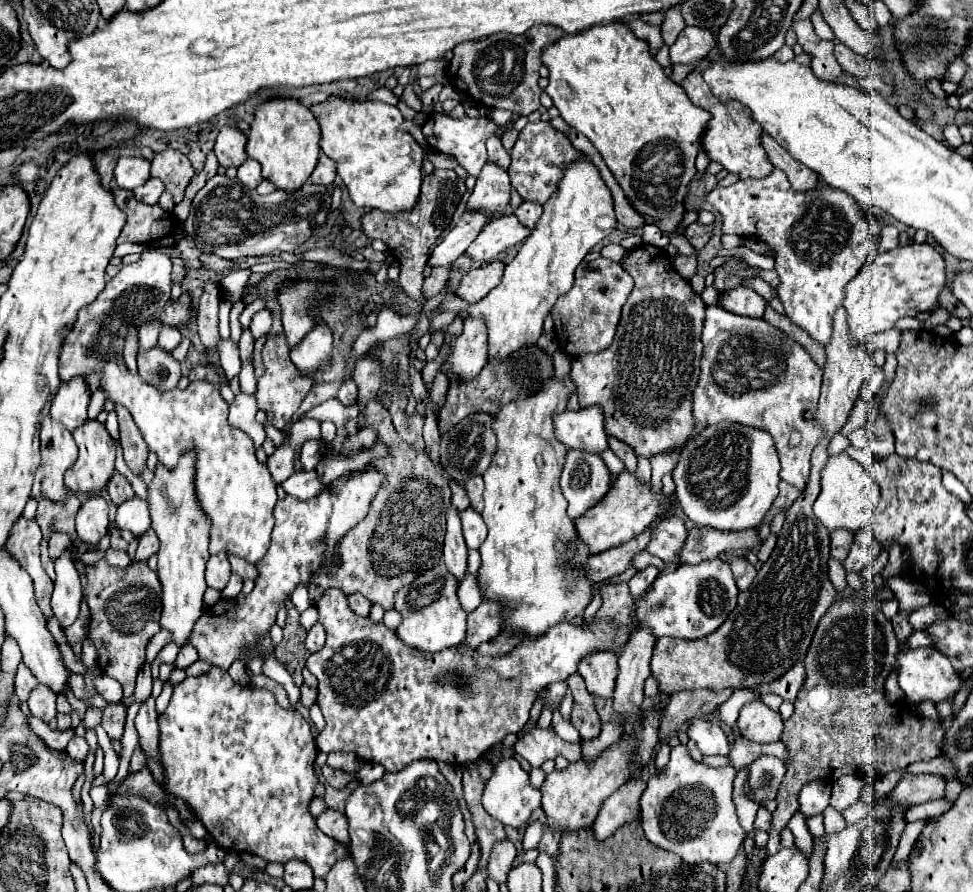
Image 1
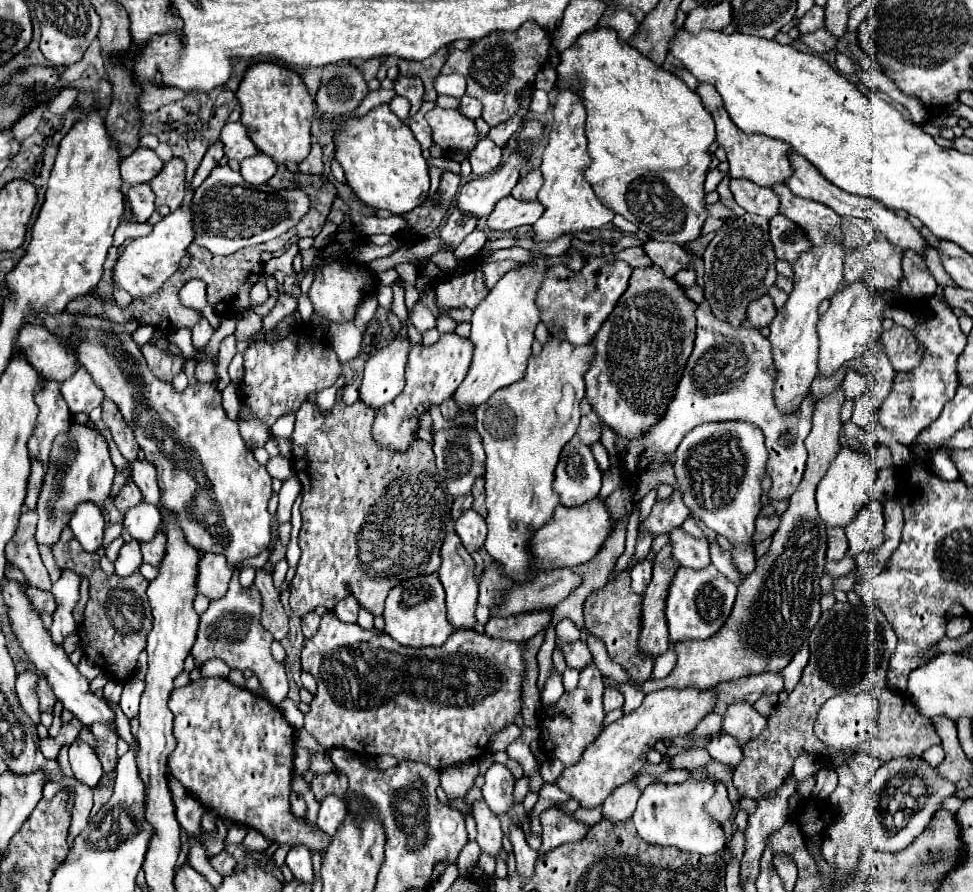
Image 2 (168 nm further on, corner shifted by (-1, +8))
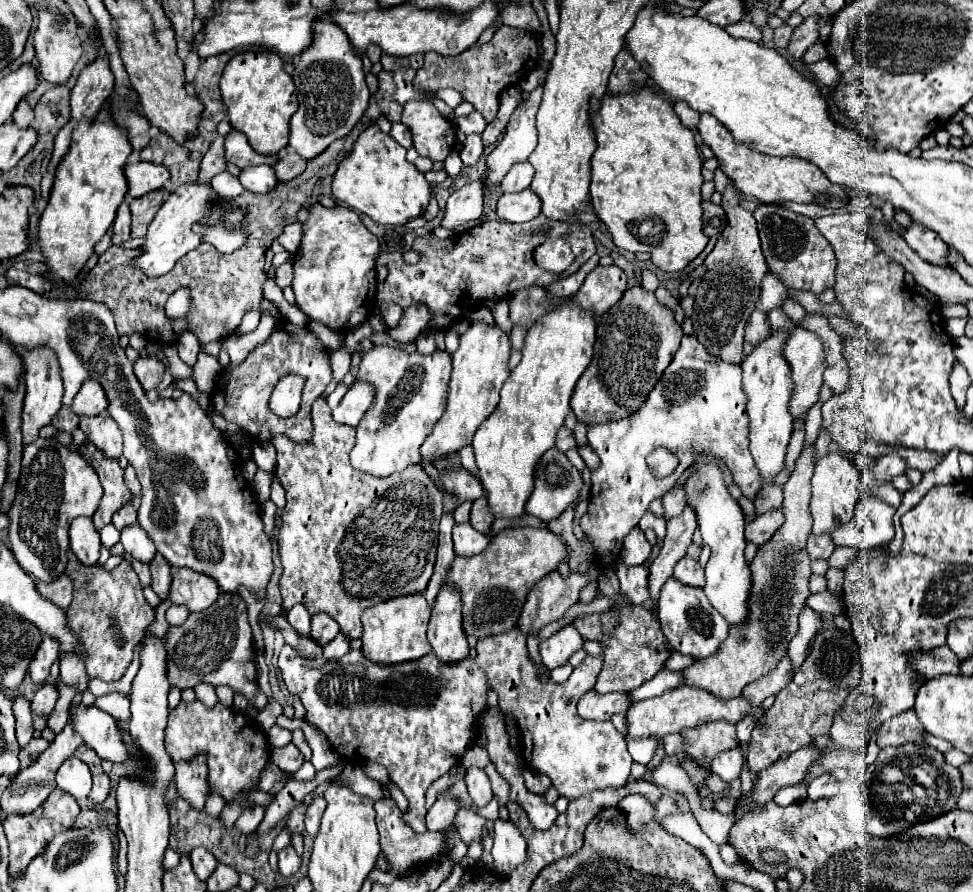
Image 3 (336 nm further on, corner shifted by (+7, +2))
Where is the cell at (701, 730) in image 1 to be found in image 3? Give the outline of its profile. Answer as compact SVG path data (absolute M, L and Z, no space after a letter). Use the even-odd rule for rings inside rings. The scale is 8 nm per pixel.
M736 746L732 750L718 754L716 760L712 760L712 772L718 774L724 782L732 782L740 776L742 764L744 764L744 754L742 754L742 748Z

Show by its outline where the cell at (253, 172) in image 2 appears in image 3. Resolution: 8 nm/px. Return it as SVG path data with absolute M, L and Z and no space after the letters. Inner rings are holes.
M268 164L250 166L250 168L242 170L240 182L248 192L254 192L254 194L268 194L278 184L278 180L274 176L274 168Z

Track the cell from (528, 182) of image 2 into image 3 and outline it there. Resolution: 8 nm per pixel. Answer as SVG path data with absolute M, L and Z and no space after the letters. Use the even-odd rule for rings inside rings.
M520 162L520 164L514 164L508 174L504 176L500 188L504 192L520 192L524 188L530 186L532 182L532 176L534 176L534 168L530 162Z

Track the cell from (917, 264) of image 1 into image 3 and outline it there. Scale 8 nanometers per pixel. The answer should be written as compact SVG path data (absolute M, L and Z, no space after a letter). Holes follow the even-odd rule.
M796 326L794 332L788 336L784 342L784 360L788 360L788 366L792 368L792 400L788 402L788 408L794 416L794 420L804 420L808 410L818 402L818 392L822 386L822 372L826 370L824 362L824 350L822 350L822 340L814 332L806 332L804 328Z

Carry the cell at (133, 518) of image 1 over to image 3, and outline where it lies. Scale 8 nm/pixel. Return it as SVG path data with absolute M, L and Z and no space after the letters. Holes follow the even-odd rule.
M130 526L130 528L122 530L120 544L124 546L124 550L134 560L140 560L144 564L150 564L154 560L154 556L156 556L156 548L154 548L152 540L148 538L148 534L140 526Z

